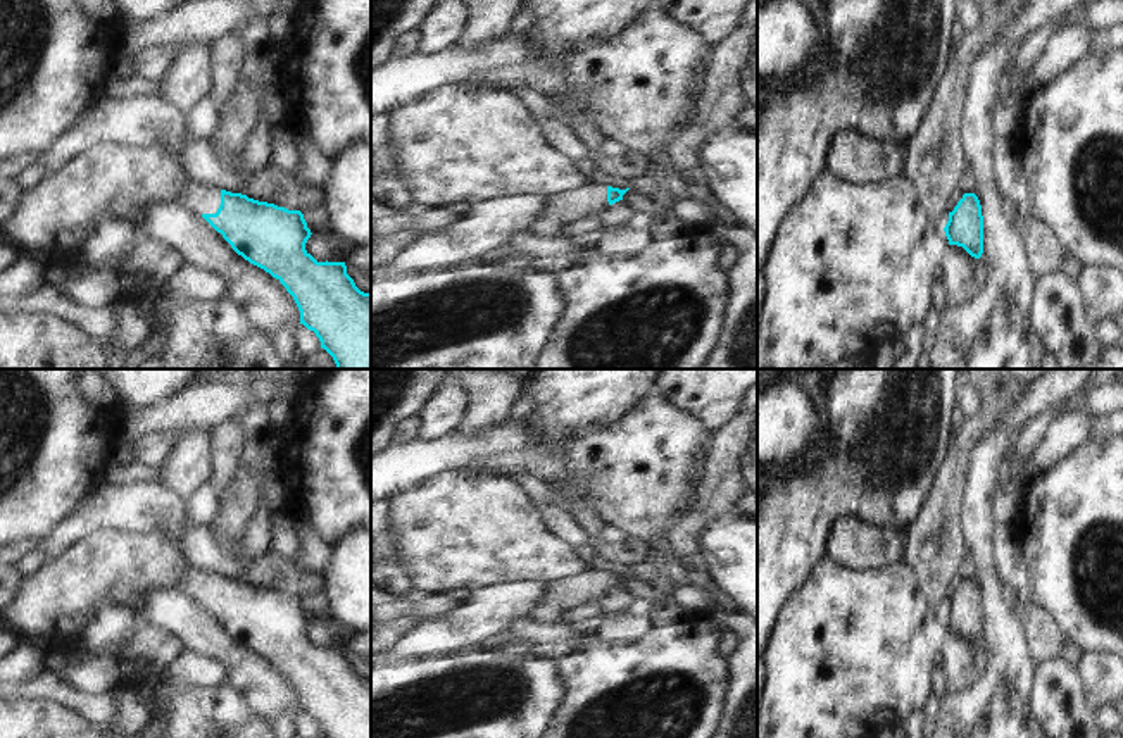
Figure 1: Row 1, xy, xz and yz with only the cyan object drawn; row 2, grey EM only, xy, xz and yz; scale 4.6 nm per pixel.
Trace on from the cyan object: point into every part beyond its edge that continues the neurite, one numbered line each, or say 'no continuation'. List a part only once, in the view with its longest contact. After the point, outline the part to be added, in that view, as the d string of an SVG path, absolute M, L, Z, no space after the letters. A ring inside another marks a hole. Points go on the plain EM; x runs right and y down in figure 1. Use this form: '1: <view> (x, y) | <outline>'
1: xy (200, 585) | M188 564L188 583L183 590L197 600L216 600L221 591L221 576L209 574Z

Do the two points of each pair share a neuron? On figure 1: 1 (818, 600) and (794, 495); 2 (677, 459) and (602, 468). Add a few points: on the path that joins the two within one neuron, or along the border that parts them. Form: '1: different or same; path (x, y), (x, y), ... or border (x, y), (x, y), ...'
1: different; border (827, 556), (815, 575), (785, 606)
2: same; path (658, 459), (633, 468), (621, 468)

